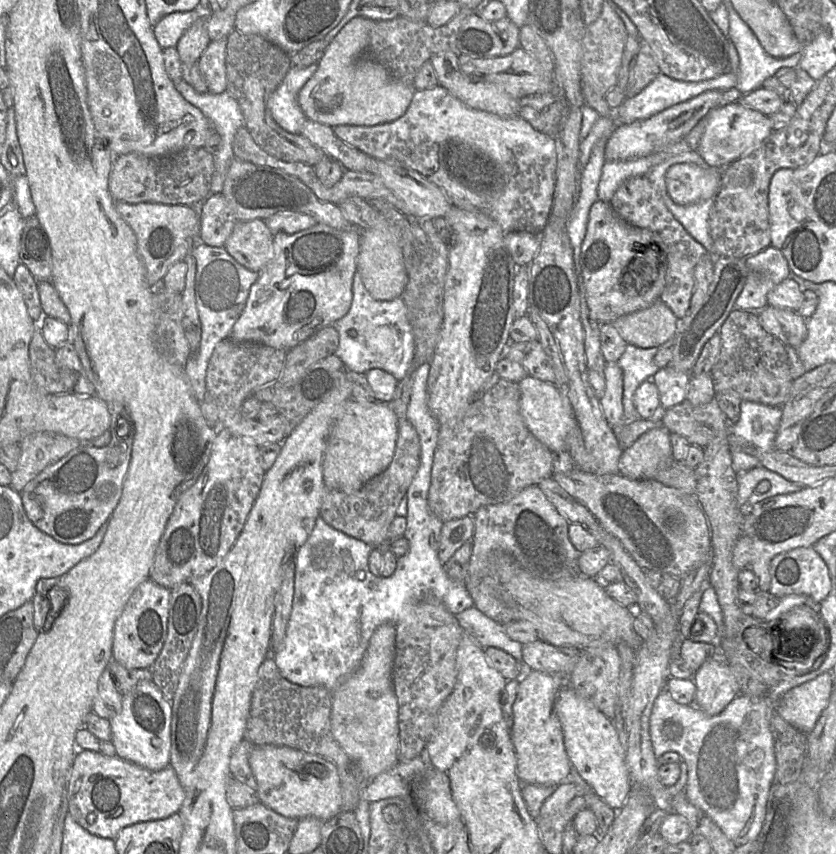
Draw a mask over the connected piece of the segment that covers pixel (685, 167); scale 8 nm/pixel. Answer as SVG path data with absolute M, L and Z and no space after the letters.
M693 163L674 164L667 171L665 182L668 195L673 202L689 205L715 198L721 187L721 170L711 167L702 168Z

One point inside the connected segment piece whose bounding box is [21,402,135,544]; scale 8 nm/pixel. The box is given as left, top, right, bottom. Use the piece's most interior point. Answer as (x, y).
(62, 501)

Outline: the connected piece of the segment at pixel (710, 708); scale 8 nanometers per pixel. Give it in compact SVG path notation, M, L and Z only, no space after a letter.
M720 656L707 659L694 673L696 685L694 705L707 715L721 713L740 693L740 687L730 666Z

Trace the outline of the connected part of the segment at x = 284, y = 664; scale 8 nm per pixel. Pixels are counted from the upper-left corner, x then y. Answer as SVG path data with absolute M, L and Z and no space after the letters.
M406 492L407 527L404 537L409 542L409 551L397 558L394 573L388 577L374 575L368 566L373 546L333 528L322 517L318 517L305 543L295 555L294 596L292 608L281 649L273 655L280 674L289 682L309 687L320 685L333 691L339 683L359 667L375 629L383 623L396 624L409 603L425 598L440 601L452 614L465 632L485 648L496 647L522 661L523 644L511 639L503 625L481 612L473 602L465 584L448 577L444 565L438 558L438 546L443 521L429 508L426 496Z

